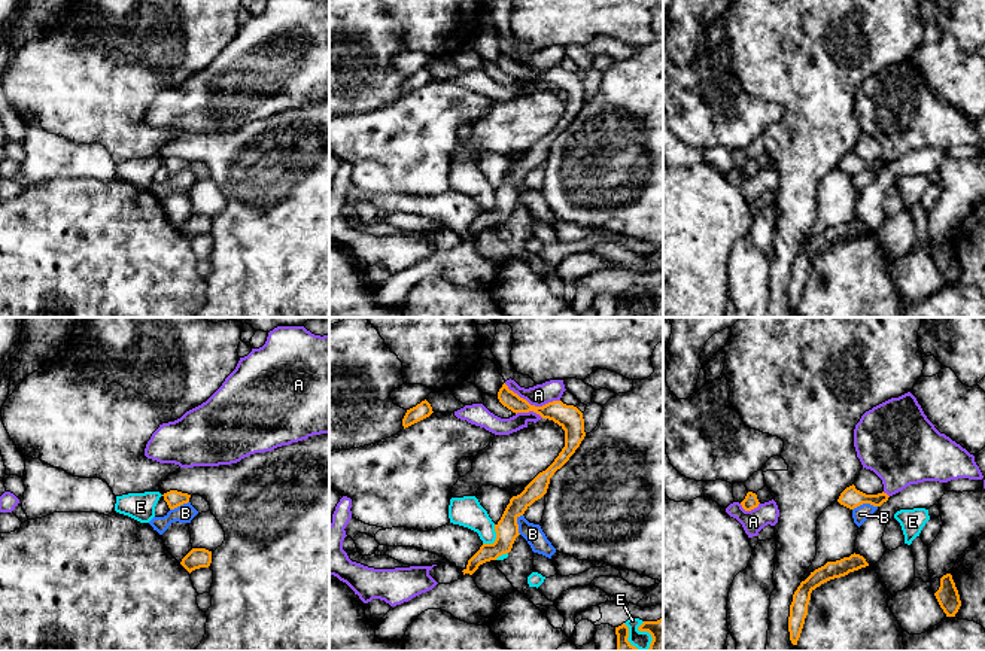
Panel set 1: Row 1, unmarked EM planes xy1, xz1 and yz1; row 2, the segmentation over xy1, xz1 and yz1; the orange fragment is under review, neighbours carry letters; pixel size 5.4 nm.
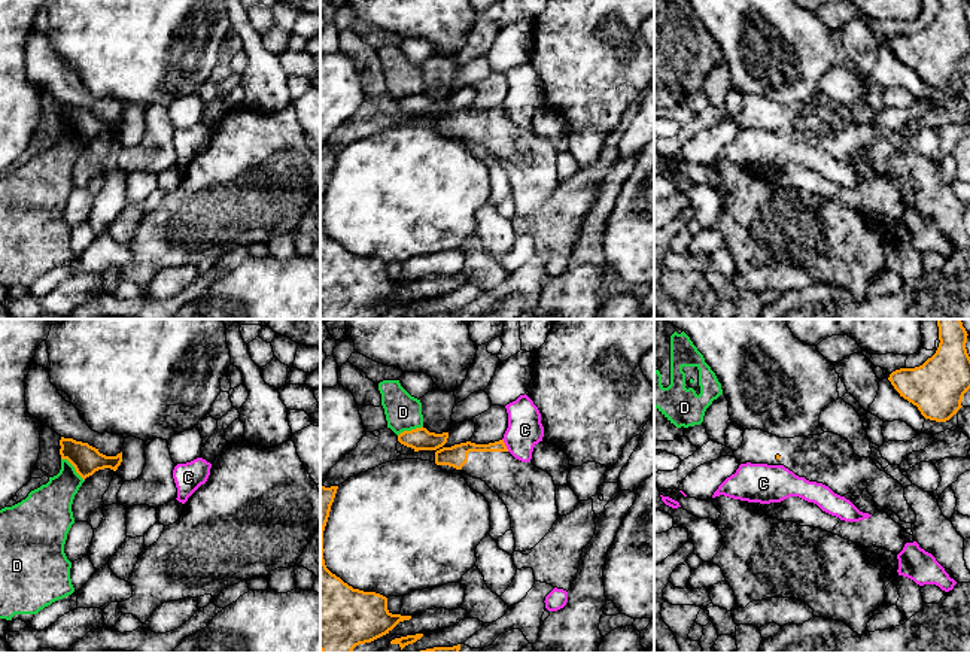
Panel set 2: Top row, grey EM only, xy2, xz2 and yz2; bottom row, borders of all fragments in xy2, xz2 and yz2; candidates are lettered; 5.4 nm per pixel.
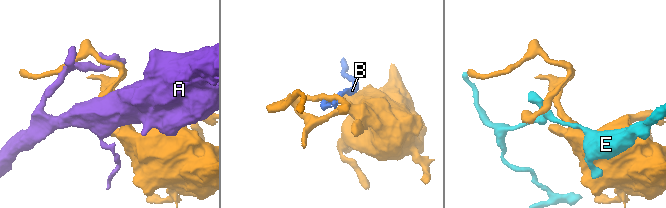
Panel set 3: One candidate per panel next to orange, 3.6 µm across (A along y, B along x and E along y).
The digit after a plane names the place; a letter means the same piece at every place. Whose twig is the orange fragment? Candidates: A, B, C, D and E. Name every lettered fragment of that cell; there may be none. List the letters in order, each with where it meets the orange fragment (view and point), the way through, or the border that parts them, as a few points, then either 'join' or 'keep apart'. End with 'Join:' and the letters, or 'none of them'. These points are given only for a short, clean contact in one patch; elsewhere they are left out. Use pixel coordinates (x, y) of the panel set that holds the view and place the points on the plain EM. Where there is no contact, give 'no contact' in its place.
A: meets orange in xz1 at (532, 72); keep apart
B: meets orange in yz1 at (865, 169); keep apart
C: meets orange in xz2 at (504, 111); border along xz2 (502, 105), (508, 117); keep apart
D: meets orange in xy2 at (75, 134); keep apart
E: meets orange in xz1 at (496, 204); keep apart
Join: none of them

